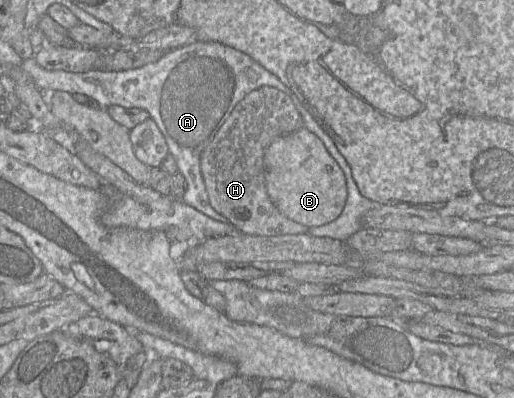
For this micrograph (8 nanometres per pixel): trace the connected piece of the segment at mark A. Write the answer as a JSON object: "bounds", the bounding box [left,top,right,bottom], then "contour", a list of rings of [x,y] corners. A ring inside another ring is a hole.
{"bounds":[20,41,292,223],"contour":[[[196,41],[169,50],[157,62],[128,70],[46,70],[37,64],[35,57],[23,60],[20,68],[44,94],[55,91],[80,93],[94,99],[105,109],[111,105],[119,105],[146,110],[162,132],[169,154],[176,160],[178,172],[186,180],[187,188],[181,198],[182,202],[223,223],[229,222],[210,204],[201,173],[202,152],[211,143],[235,106],[248,93],[263,86],[292,93],[277,76],[249,55],[215,41]]]}

